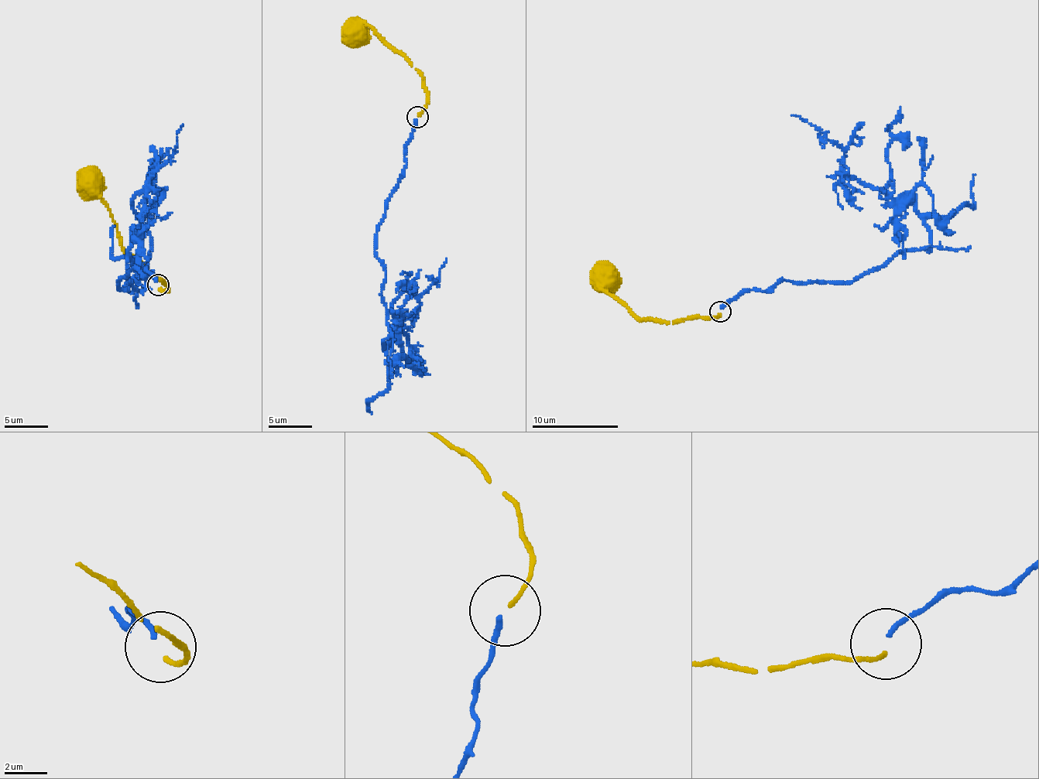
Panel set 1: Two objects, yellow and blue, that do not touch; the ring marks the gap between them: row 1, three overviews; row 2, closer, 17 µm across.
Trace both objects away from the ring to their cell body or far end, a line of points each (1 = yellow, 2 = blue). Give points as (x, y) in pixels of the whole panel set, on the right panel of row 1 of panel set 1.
1: (721, 314), (681, 319), (666, 323), (646, 321), (601, 291), (604, 269), (608, 264)
2: (721, 307), (784, 280), (852, 281), (931, 250), (913, 196), (859, 183), (844, 153), (791, 115)

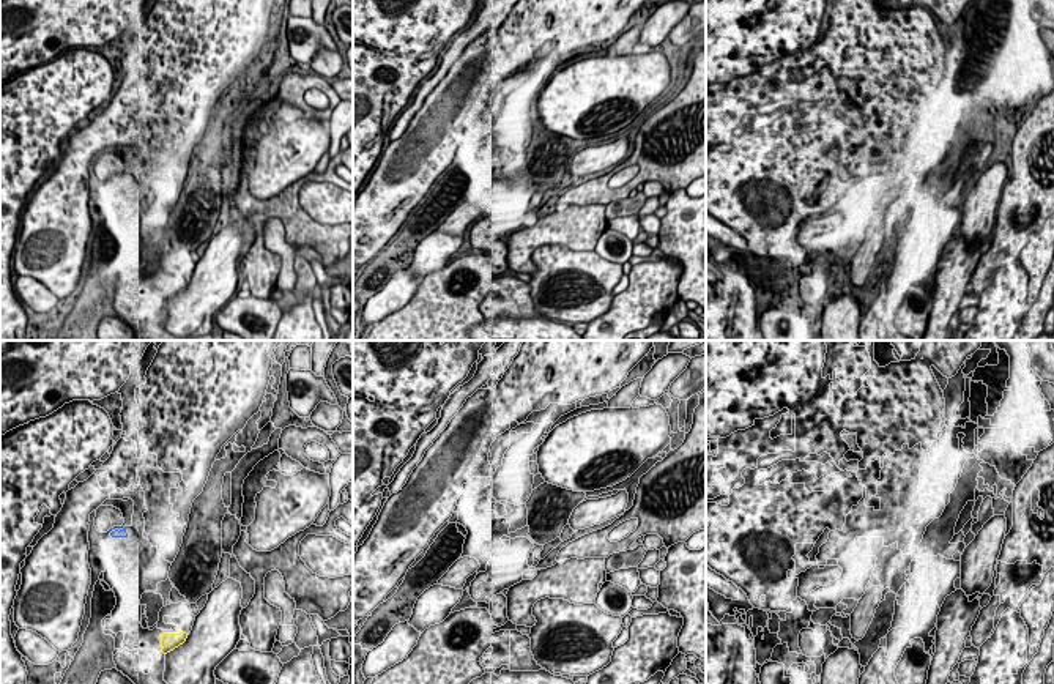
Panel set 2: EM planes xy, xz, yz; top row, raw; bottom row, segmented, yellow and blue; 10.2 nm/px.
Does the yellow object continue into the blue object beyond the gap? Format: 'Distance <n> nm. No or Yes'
Distance 1050 nm. No

